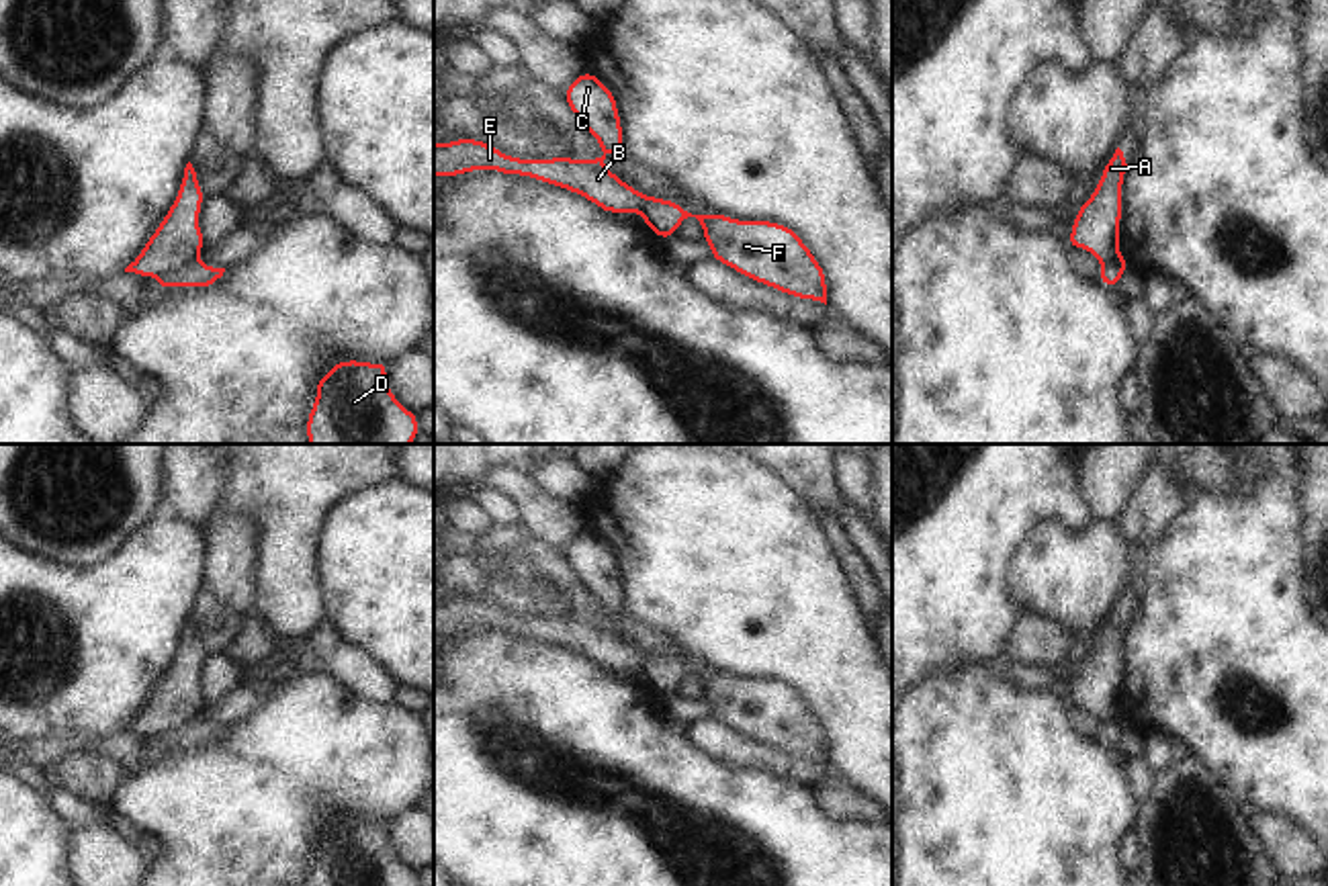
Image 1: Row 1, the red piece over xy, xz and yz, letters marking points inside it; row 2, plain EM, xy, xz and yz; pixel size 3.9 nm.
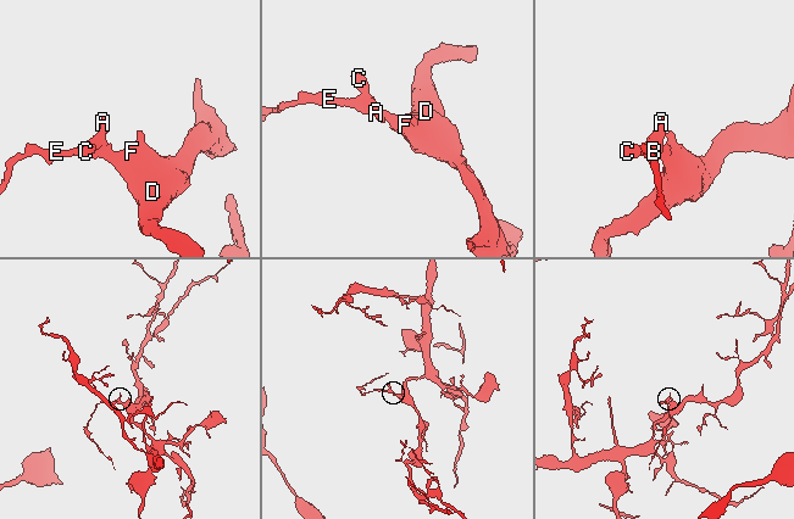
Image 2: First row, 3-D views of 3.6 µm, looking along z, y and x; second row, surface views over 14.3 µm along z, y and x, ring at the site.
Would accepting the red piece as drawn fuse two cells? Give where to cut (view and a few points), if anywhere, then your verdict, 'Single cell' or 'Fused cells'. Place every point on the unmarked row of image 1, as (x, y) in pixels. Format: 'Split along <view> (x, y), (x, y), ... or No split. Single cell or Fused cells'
Split along xy (195, 717), (160, 733). Fused cells.

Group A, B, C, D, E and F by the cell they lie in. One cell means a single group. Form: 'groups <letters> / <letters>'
groups A B C E / D F

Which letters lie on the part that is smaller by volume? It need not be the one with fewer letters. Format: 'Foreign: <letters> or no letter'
Foreign: A, B, C, E

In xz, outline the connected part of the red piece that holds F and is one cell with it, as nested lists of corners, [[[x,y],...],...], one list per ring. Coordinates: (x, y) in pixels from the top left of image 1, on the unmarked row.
[[[645,655],[638,671],[645,683],[663,698],[673,696],[688,675],[696,675],[704,690],[702,700],[710,702],[712,718],[784,753],[827,763],[825,728],[788,683],[739,679],[722,671],[692,673],[681,663],[659,655]]]

